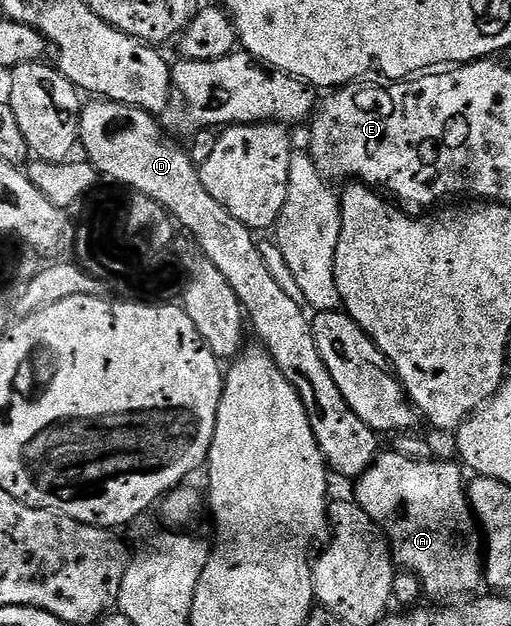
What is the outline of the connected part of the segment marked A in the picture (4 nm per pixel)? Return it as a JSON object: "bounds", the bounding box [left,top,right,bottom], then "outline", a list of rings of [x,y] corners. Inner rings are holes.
{"bounds":[353,451,485,603],"outline":[[[396,451],[380,452],[369,471],[365,471],[362,477],[354,482],[353,500],[363,508],[365,515],[369,515],[369,519],[373,519],[373,523],[377,523],[387,534],[396,566],[412,573],[420,581],[422,592],[427,597],[431,596],[435,603],[447,603],[450,602],[447,601],[450,597],[466,598],[474,594],[474,589],[479,584],[484,584],[485,557],[481,552],[481,533],[477,528],[475,512],[471,510],[471,501],[467,498],[467,485],[465,480],[463,481],[464,470],[454,460],[437,460],[415,460],[403,457]]]}

